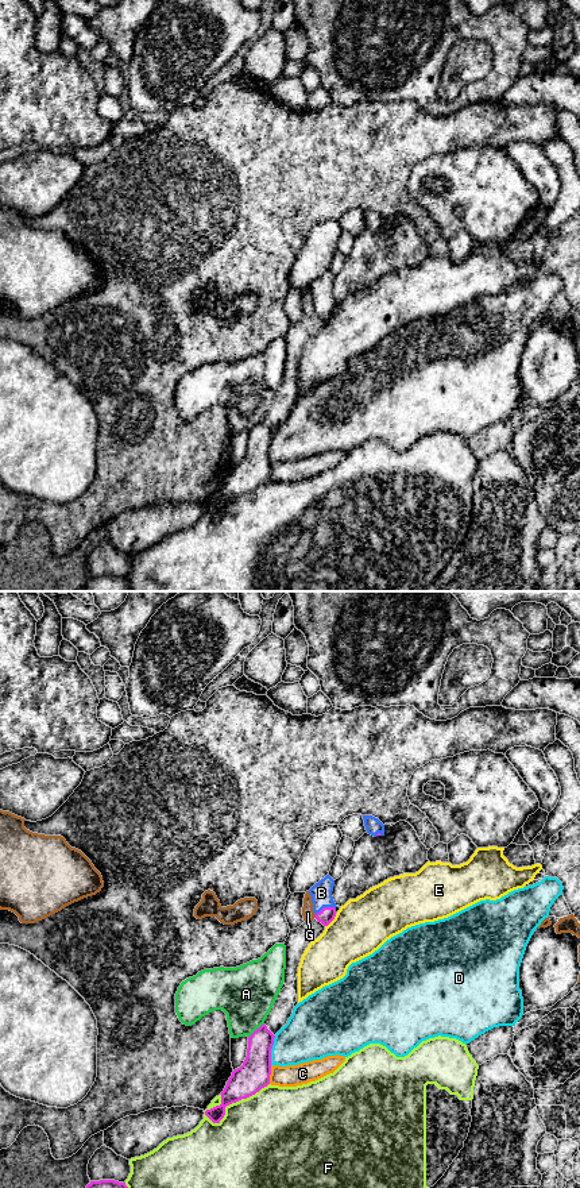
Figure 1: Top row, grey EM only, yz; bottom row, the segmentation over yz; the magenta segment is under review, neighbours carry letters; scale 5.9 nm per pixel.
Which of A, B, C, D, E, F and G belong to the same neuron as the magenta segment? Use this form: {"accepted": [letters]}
{"accepted": ["B"]}

